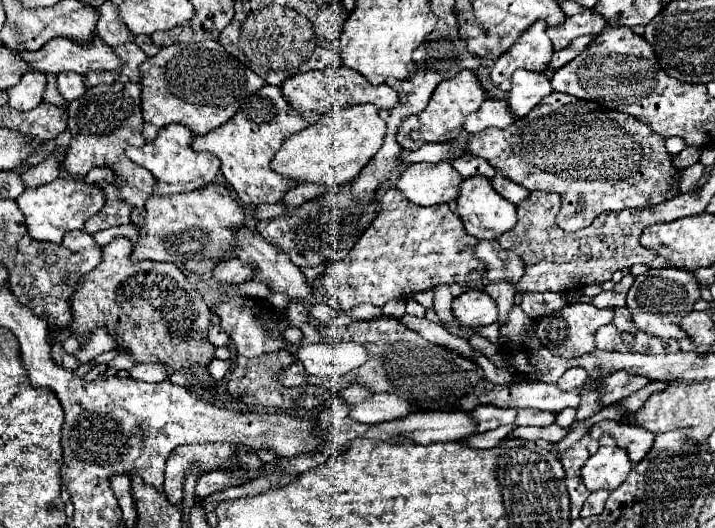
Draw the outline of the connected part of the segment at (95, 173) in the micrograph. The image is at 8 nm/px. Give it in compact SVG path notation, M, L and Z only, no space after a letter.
M93 168L93 170L91 170L83 180L85 180L87 184L95 184L95 182L99 182L99 180L113 182L115 176L113 176L113 172L111 172L109 168Z

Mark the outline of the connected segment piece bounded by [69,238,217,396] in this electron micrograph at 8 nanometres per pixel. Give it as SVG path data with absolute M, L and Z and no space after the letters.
M115 238L103 248L103 262L89 272L81 284L77 286L75 294L71 296L73 304L73 320L69 324L71 338L69 342L75 342L77 348L87 344L89 334L97 328L103 328L105 332L113 334L119 340L119 352L133 356L135 362L141 364L163 364L167 370L167 376L171 374L191 374L193 380L187 386L191 392L199 396L213 396L215 394L215 380L207 372L207 364L215 358L215 346L207 340L207 330L211 324L211 310L203 302L201 294L187 282L185 274L171 262L131 262L131 250L133 244L129 238Z

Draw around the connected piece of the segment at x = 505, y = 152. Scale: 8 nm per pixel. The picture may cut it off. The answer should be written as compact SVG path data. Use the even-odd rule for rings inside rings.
M551 92L545 96L529 116L515 120L509 128L489 128L479 134L471 134L467 140L467 152L485 158L501 176L525 186L527 190L557 192L563 200L563 208L557 214L557 224L565 232L587 228L599 214L623 208L655 206L671 200L679 194L679 170L673 166L673 156L665 152L665 140L651 132L647 124L635 120L617 110L599 110L599 104L577 100L569 94Z

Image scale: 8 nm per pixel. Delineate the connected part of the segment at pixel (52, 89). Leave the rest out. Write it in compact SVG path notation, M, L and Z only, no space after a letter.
M47 74L47 89L44 93L44 101L59 106L67 107L68 103L57 91L57 76L55 74Z

